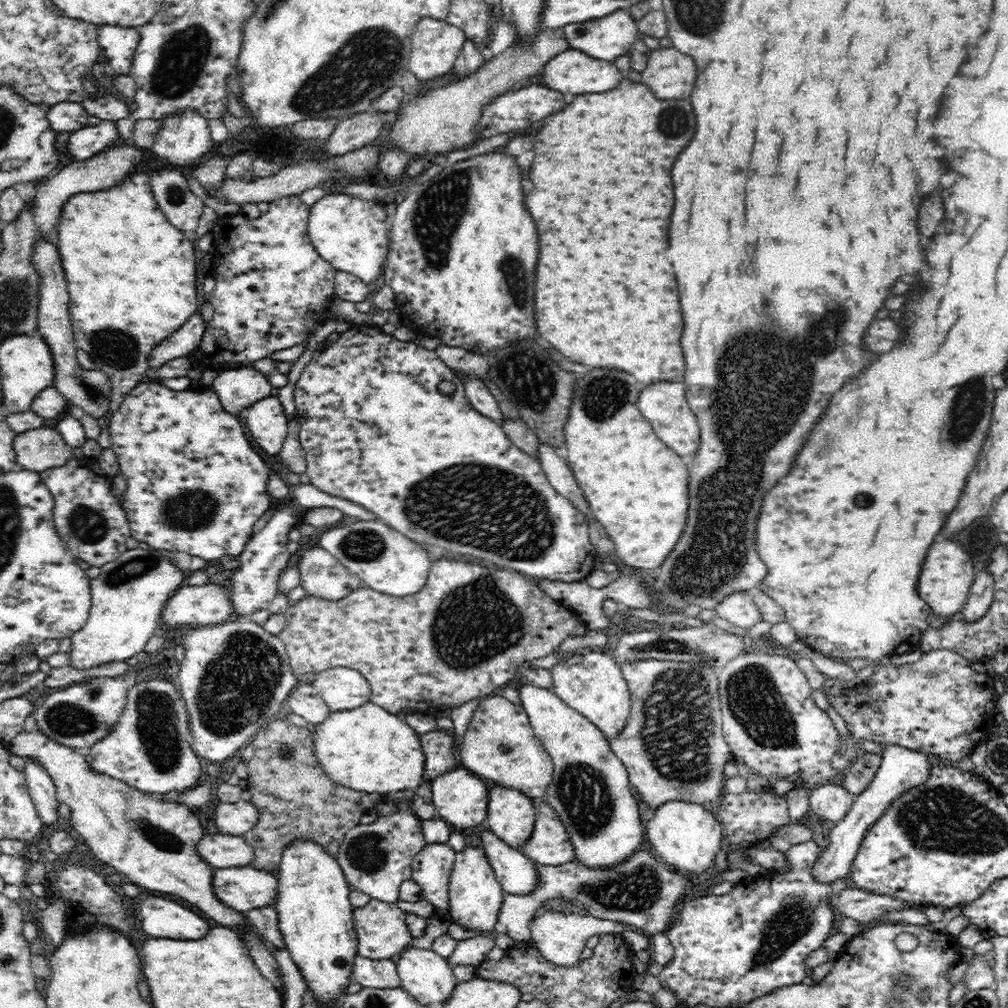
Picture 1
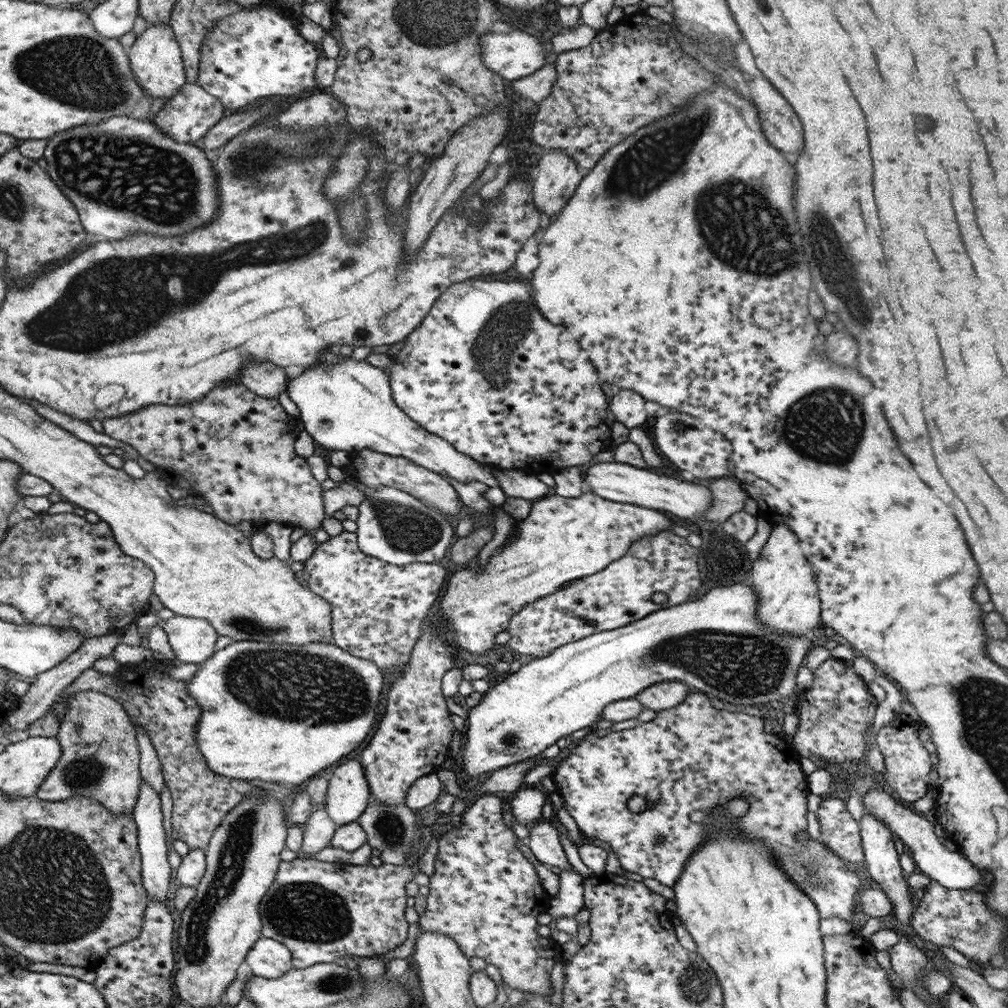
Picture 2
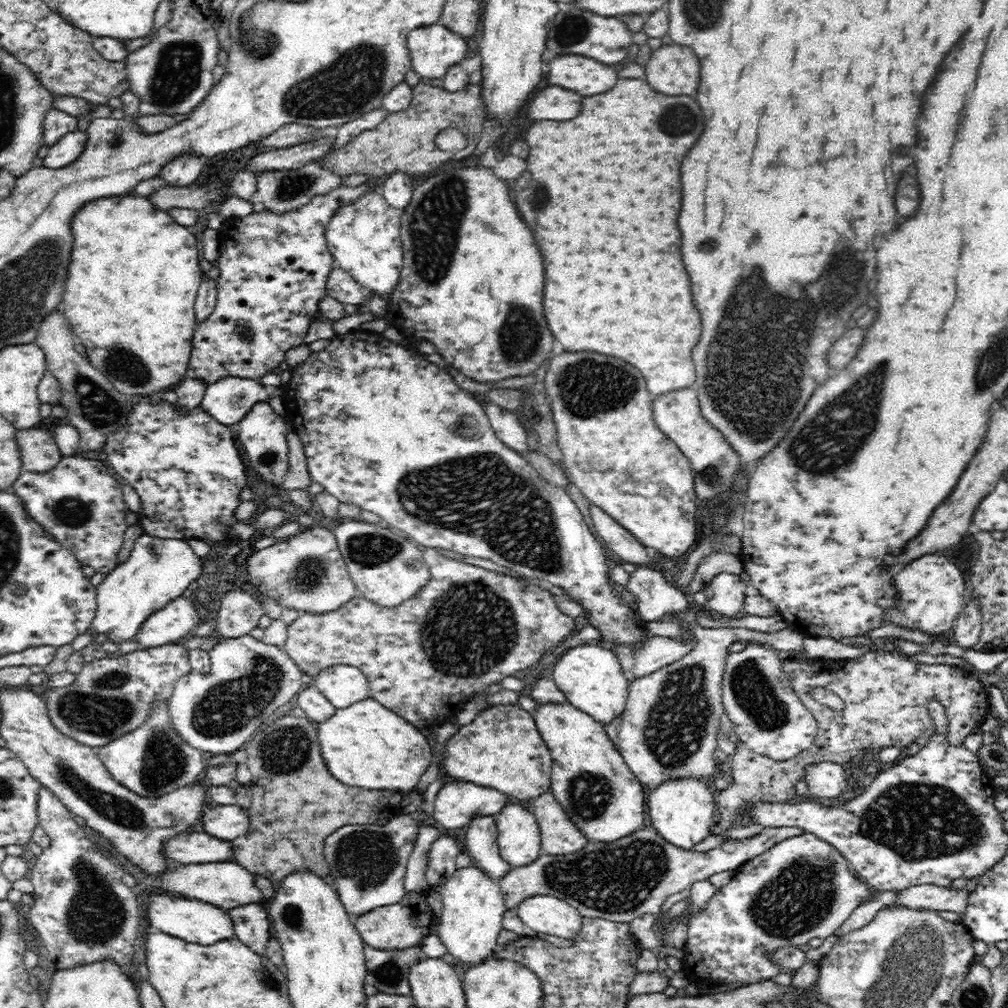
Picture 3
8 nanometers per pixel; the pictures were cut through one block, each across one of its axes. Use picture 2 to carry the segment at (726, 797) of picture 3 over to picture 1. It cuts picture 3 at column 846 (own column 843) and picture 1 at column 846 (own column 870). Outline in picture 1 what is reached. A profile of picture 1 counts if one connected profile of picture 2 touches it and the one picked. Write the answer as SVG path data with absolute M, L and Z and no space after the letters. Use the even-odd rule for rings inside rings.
M945 649L924 653L920 660L902 666L894 666L891 662L879 666L877 662L872 680L868 679L862 686L852 686L848 694L825 694L825 698L846 721L847 729L858 739L858 743L864 738L880 746L895 744L910 750L931 752L941 759L959 761L968 757L976 746L987 739L990 729L995 726L995 716L1000 712L993 685L994 675L977 672L970 663L971 661L961 658L957 653Z

